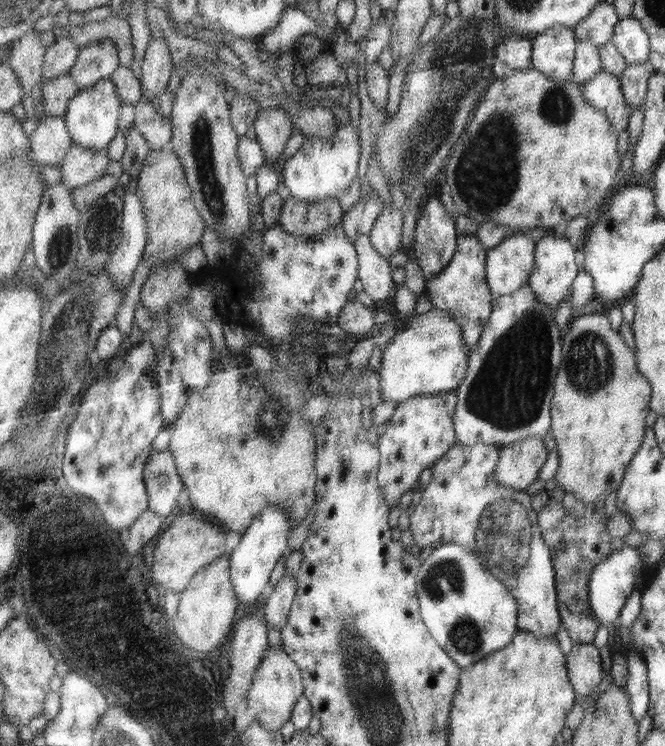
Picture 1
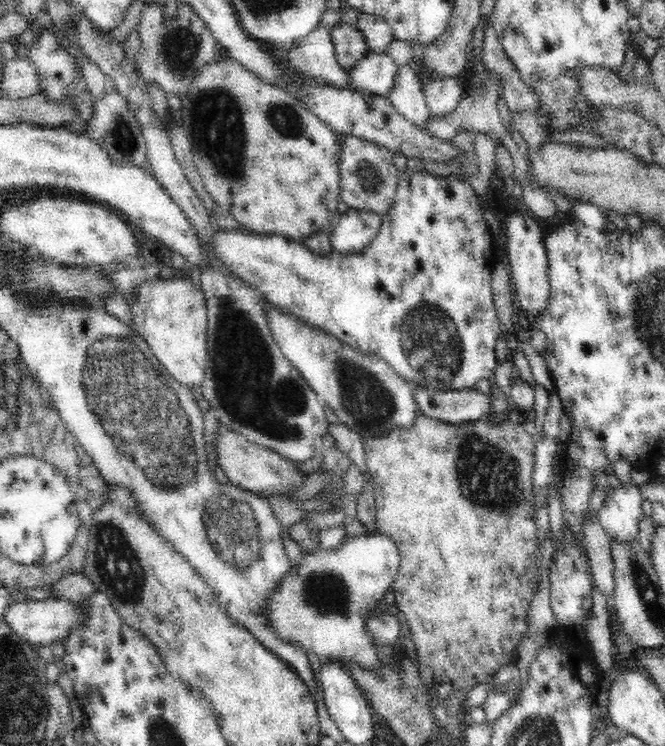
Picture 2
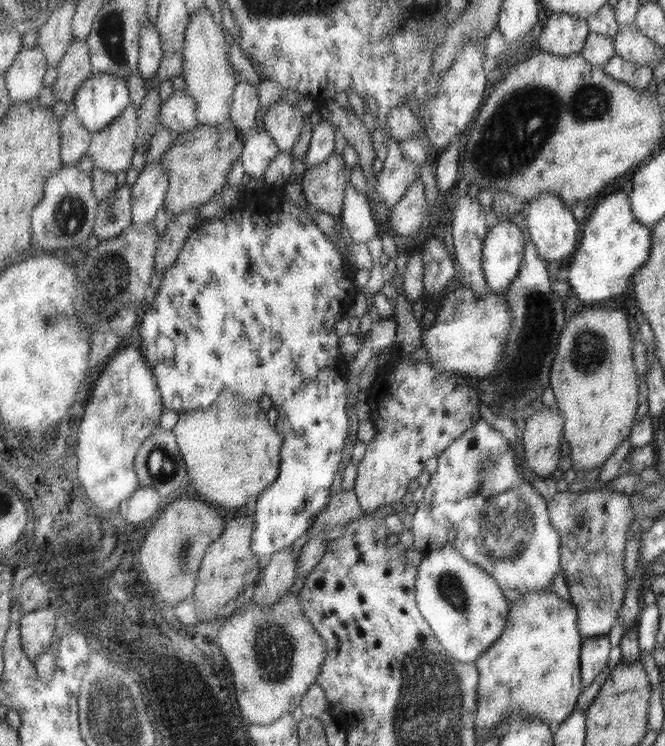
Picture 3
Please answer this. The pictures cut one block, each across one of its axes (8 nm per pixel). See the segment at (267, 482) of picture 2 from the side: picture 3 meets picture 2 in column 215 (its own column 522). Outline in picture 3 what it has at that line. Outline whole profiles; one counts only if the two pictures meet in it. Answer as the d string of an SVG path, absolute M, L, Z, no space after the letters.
M557 405L544 407L525 421L522 440L525 466L541 479L550 478L559 469L564 428L565 415Z

